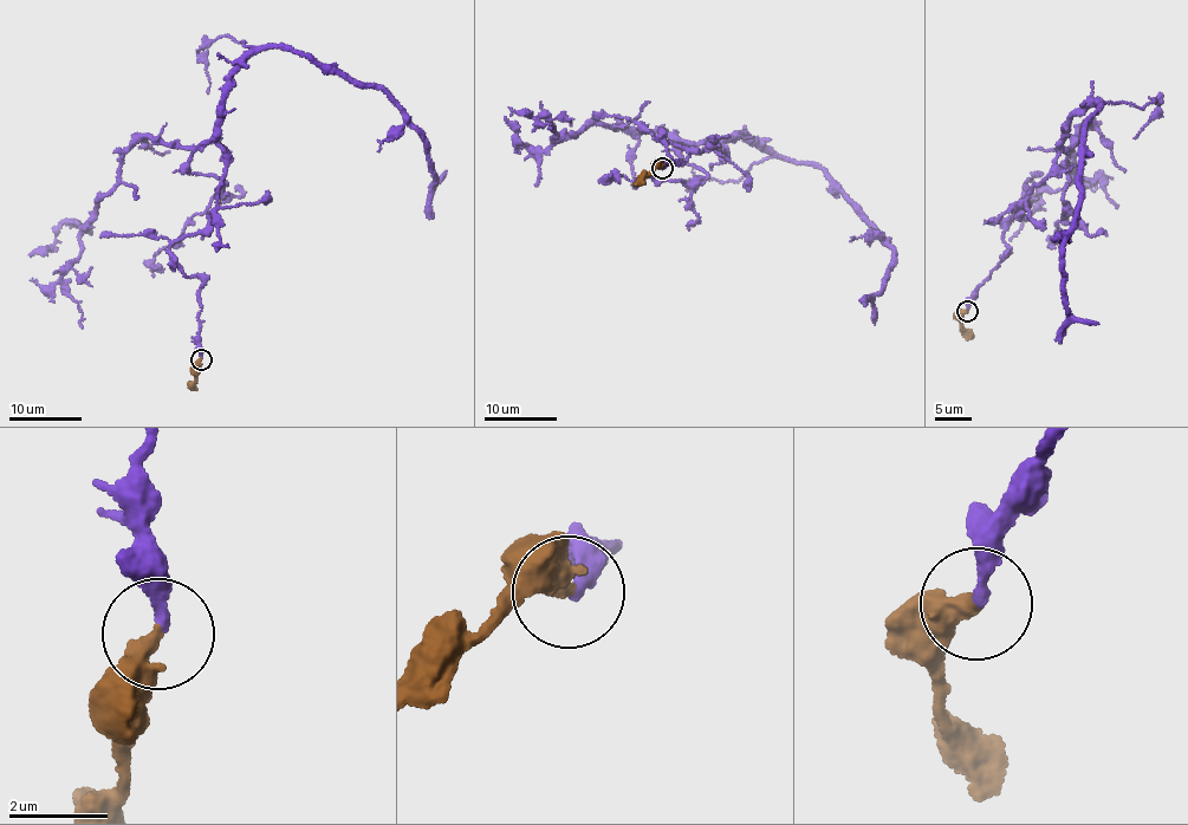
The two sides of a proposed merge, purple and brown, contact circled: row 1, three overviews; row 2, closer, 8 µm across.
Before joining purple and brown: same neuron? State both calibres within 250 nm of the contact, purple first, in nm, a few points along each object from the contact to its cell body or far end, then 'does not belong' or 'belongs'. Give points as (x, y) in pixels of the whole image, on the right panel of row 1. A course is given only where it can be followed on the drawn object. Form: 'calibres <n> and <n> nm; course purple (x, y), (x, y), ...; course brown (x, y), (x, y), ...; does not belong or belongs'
calibres 240 and 440 nm; course purple (966, 311), (1007, 255), (1008, 221), (1055, 169), (1068, 118), (1097, 103), (1063, 249), (1059, 343); course brown (966, 311), (962, 331), (974, 337); belongs

